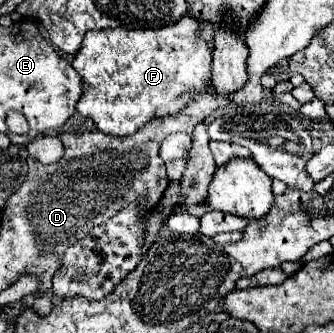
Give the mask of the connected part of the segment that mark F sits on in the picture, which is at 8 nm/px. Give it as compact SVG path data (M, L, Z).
M182 16L178 22L164 28L148 28L148 30L98 30L88 32L82 40L80 50L74 56L72 66L82 76L84 92L76 104L78 112L84 118L94 120L96 128L110 136L128 136L140 130L148 120L174 114L190 102L194 94L206 88L206 80L210 78L212 68L212 24L200 22L194 16Z

